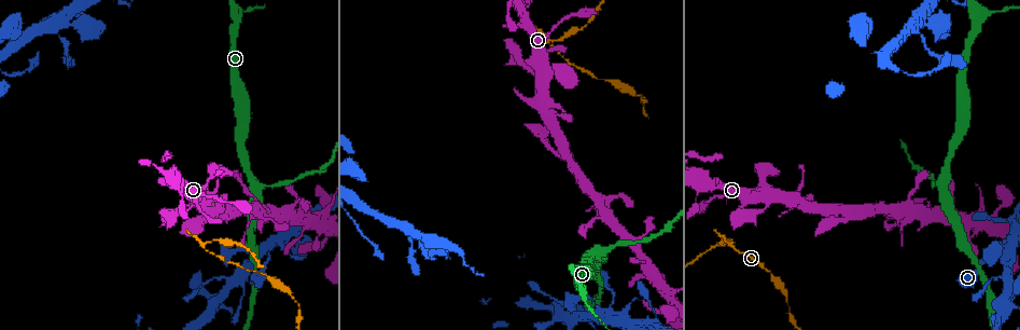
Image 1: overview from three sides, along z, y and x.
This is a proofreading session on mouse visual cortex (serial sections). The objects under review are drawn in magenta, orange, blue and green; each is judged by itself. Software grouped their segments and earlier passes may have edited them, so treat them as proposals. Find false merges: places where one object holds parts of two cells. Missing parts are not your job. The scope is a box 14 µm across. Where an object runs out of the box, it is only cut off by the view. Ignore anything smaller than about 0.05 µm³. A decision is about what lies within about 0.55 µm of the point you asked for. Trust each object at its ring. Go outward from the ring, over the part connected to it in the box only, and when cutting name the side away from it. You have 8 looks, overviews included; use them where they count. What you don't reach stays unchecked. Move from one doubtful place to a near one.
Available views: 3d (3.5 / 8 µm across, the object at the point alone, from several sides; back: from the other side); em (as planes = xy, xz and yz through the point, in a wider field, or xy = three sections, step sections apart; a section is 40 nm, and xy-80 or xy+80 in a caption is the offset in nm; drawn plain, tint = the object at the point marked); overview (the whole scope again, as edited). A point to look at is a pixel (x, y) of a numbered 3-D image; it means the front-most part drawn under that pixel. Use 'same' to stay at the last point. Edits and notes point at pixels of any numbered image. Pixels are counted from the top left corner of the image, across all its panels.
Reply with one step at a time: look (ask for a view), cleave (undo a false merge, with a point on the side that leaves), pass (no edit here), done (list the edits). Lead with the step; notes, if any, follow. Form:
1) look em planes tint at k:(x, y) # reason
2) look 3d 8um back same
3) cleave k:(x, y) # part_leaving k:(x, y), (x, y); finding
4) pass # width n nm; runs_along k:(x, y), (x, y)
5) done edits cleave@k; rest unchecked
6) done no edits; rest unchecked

look 3d 3.5um at 1:(234, 281) # small branch off a trunk

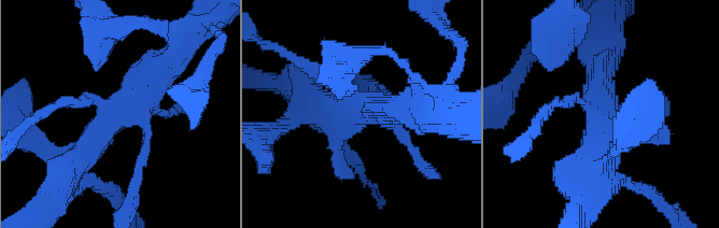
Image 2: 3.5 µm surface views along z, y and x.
look em planes tint at 2:(365, 110) # now the EM

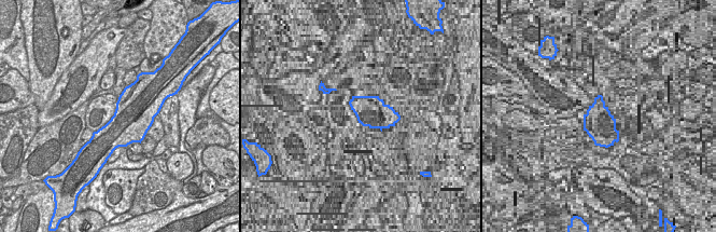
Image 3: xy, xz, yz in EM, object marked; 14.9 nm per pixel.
look em xy step 1 tint same

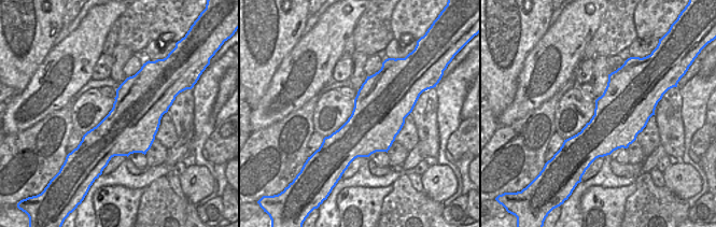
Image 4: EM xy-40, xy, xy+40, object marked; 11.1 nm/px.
pass # runs_along 2:(175, 55), (73, 164); one cell here

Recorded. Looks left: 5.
look 3d 3.5um at 1:(658, 319) # small branch off a trunk

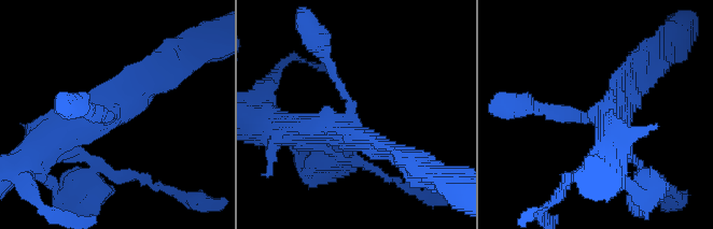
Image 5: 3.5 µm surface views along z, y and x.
look em xy step 3 tint at 5:(107, 118) # arms 3; arm_widths 150, 300, 400 nm; now the EM

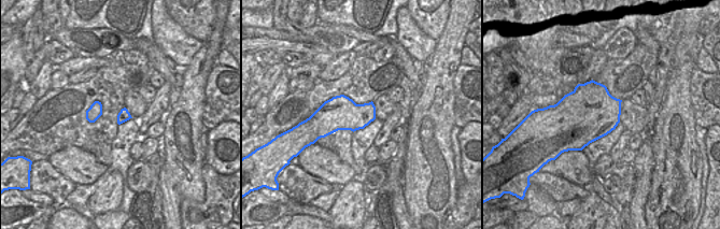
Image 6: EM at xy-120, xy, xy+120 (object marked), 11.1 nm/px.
pass # width 380 nm; runs_along 5:(284, 128), (350, 123), (327, 59); all the same cell

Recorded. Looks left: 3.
look 3d 3.5um at 1:(275, 184) # a narrow waist

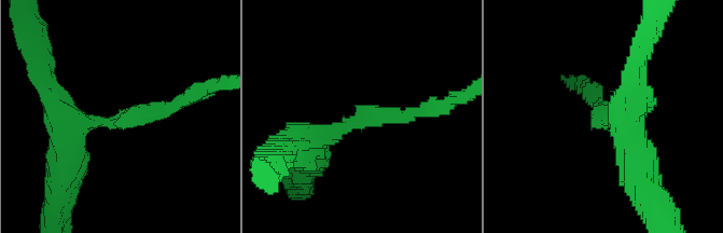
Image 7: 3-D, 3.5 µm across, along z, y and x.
look em xy step 5 tint at 7:(359, 120) # arm_widths 200, 400 nm; shape alone is not enough

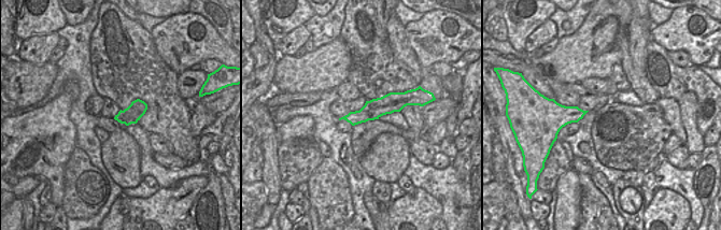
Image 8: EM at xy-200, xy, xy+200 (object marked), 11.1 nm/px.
pass # width 220 nm; runs_along 8:(405, 98), (362, 116), (348, 117); all the same cell

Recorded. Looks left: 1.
done no edits; rest unchecked

